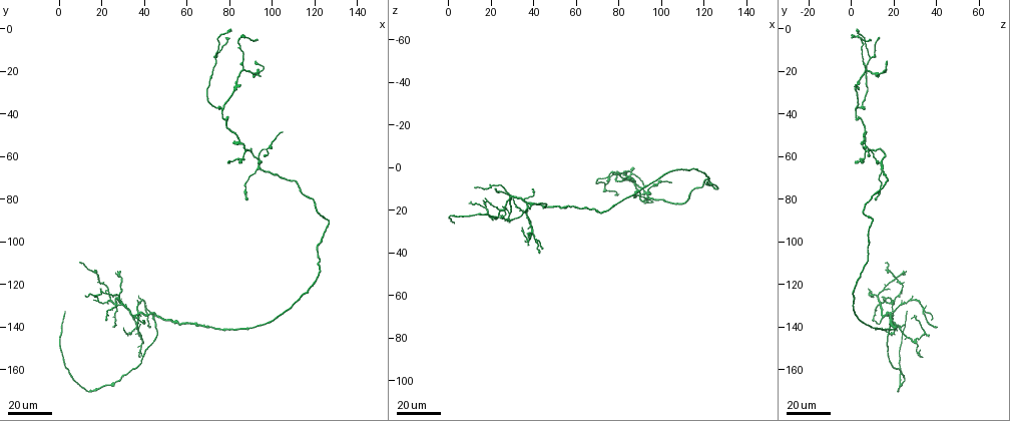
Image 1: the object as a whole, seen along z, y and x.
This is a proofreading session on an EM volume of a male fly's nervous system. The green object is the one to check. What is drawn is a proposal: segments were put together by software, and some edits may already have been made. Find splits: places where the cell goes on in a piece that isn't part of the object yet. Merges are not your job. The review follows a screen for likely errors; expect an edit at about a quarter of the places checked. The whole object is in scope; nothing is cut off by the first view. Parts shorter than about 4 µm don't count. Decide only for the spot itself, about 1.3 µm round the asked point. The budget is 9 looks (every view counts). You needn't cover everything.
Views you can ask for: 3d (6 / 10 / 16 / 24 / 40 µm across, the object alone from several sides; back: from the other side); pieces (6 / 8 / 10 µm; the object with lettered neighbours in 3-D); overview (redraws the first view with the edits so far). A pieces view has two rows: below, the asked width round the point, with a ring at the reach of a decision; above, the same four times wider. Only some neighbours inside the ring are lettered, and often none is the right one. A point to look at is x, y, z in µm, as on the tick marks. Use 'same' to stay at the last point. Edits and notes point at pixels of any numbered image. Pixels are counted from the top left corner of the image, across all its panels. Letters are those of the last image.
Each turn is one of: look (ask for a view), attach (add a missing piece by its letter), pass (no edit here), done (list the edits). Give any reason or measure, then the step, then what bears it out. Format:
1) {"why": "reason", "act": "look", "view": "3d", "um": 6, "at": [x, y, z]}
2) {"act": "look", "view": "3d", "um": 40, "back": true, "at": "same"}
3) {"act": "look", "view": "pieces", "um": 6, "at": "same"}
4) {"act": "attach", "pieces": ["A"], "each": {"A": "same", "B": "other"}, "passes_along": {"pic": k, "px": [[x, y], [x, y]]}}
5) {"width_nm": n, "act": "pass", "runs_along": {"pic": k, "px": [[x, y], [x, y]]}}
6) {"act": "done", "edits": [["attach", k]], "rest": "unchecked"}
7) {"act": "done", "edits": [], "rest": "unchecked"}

{"why": "free end", "act": "look", "view": "3d", "um": 24, "at": [95, 22, 11]}

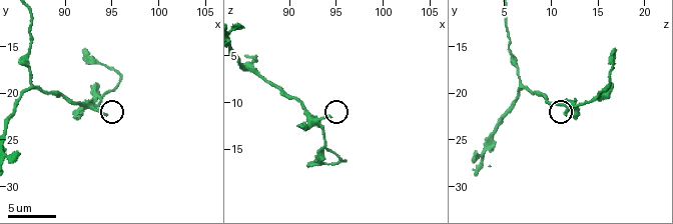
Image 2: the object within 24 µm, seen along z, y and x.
{"act": "look", "view": "pieces", "um": 8, "at": [94.2, 22.0, 11.4]}

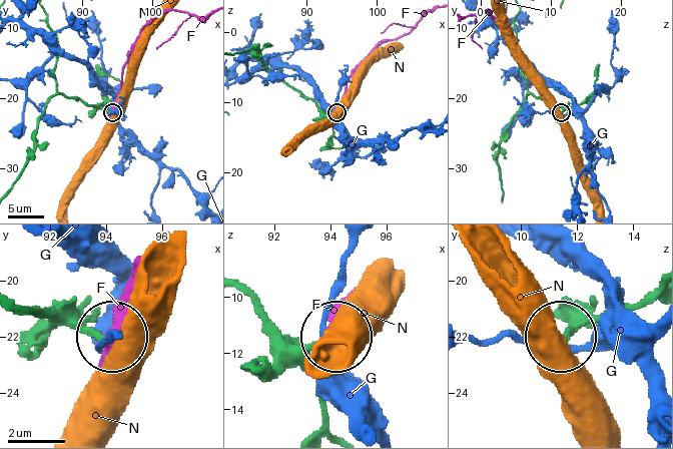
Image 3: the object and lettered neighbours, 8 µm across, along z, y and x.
{"width_nm": 210, "act": "pass", "each": {"F": "other", "G": "other", "N": "other"}, "found": "no lettered piece goes on from it"}

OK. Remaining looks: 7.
{"why": "free end", "act": "look", "view": "3d", "um": 24, "at": [104, 49, 6]}

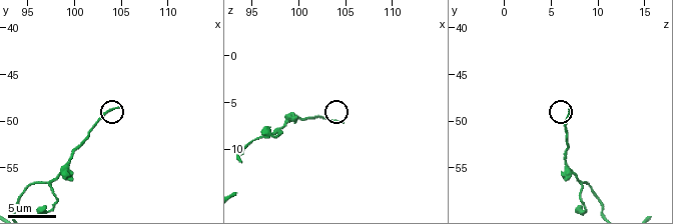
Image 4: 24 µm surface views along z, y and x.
{"act": "look", "view": "pieces", "um": 10, "at": [104.6, 48.6, 7.2]}

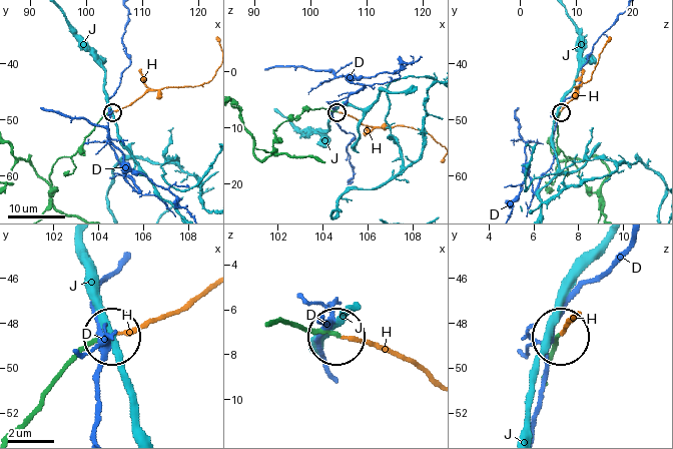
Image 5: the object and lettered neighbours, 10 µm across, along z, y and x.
{"act": "attach", "pieces": ["H"], "each": {"D": "other", "H": "same", "J": "other"}, "passes_along": {"pic": 5, "px": [[98, 122], [147, 92], [197, 85]]}, "found": "it goes on there"}

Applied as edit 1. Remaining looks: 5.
{"act": "look", "view": "overview"}

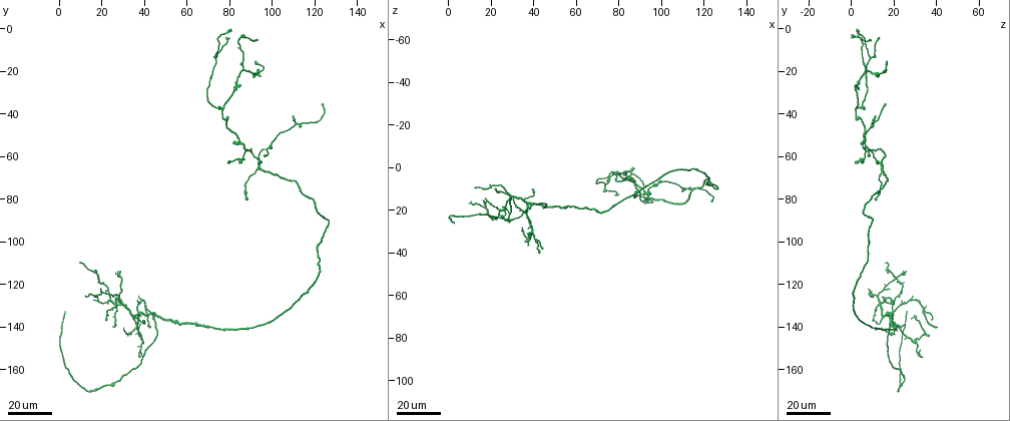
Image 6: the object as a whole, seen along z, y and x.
{"why": "end of a long branch", "act": "look", "view": "3d", "um": 40, "at": [2, 133, 27]}

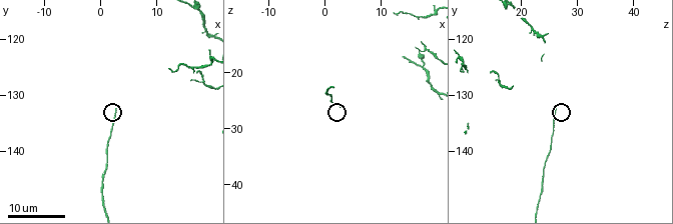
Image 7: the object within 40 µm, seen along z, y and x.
{"why": "see the neighbours", "act": "look", "view": "pieces", "um": 10, "at": [3.0, 132.5, 26.0]}

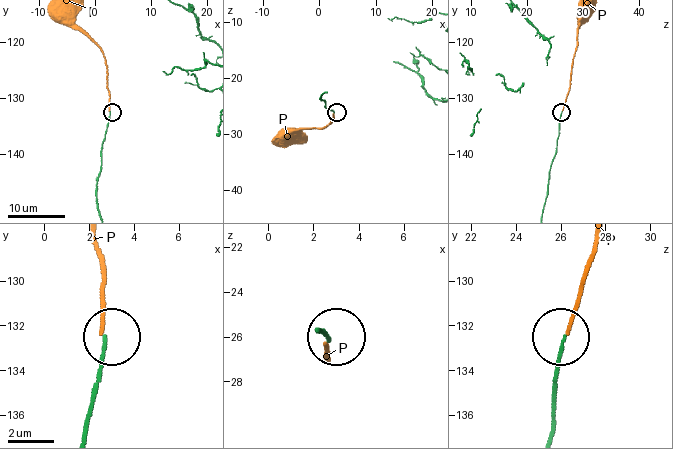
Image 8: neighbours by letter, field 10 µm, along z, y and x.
{"act": "pass", "each": {"P": "other"}, "runs_along": {"pic": 8, "px": [[546, 197], [560, 113]]}, "found": "no lettered piece goes on from it"}

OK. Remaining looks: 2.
{"why": "stops while still wide", "act": "look", "view": "3d", "um": 24, "at": [40, 136, 11]}

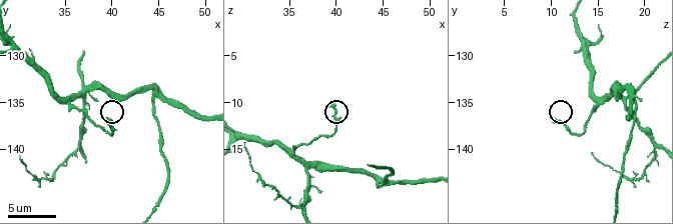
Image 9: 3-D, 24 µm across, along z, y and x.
{"why": "see the neighbours", "act": "look", "view": "pieces", "um": 8, "at": [39.4, 137.0, 10.2]}

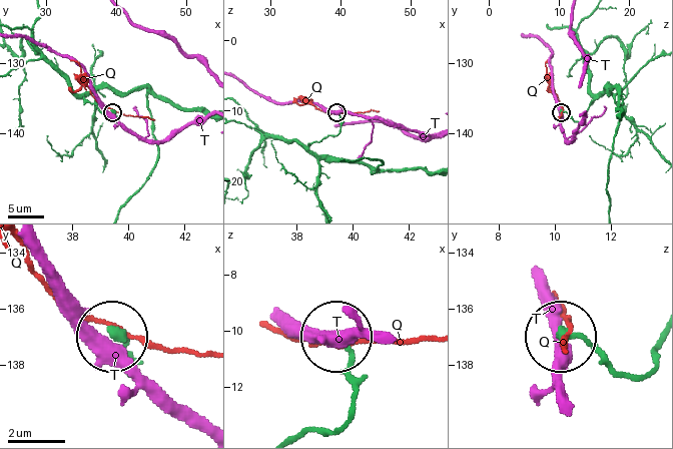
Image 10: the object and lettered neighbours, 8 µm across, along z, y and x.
{"width_nm": 320, "act": "pass", "each": {"Q": "other", "T": "other"}, "found": "none of them fits"}

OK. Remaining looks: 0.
{"act": "done", "edits": [["attach", 5]], "rest": "unchecked"}

